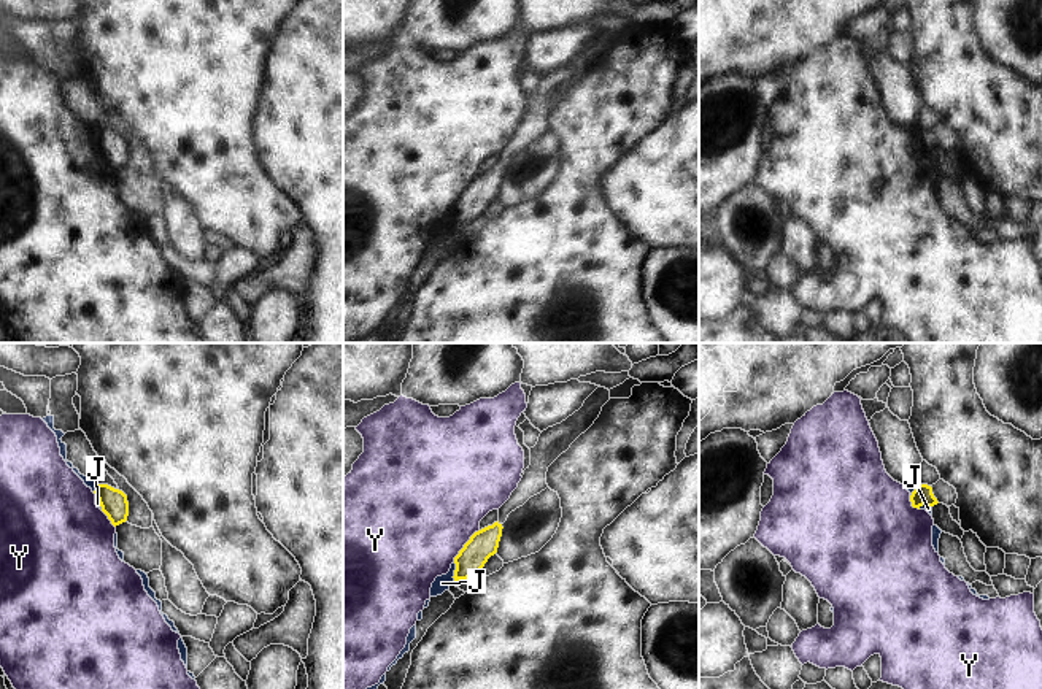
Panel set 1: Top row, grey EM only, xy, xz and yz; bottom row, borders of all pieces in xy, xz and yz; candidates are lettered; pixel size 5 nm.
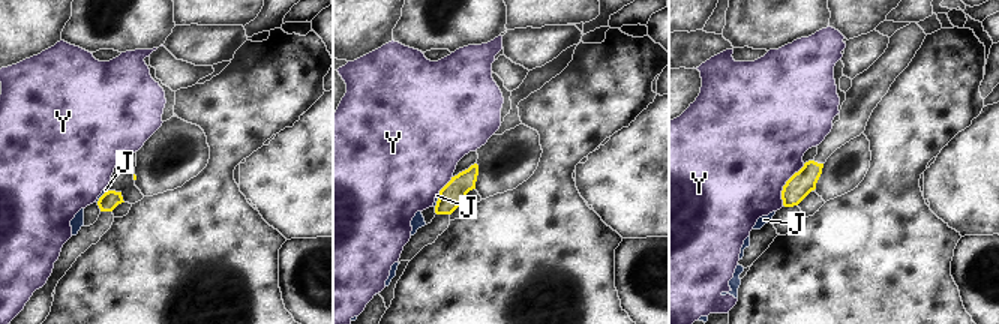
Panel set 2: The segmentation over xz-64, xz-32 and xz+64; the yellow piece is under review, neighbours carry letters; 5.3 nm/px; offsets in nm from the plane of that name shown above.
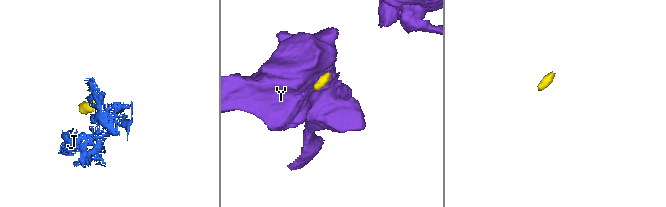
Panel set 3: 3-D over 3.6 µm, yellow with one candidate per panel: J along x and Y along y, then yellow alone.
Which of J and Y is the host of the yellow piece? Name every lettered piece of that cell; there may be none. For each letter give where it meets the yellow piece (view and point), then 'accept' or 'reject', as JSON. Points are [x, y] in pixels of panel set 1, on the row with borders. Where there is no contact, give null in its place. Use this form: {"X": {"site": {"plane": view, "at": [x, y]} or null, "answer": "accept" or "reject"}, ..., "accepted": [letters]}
{"J": {"site": {"plane": "xz", "at": [455, 572]}, "answer": "reject"}, "Y": {"site": {"plane": "xz", "at": [464, 545]}, "answer": "reject"}, "accepted": []}

